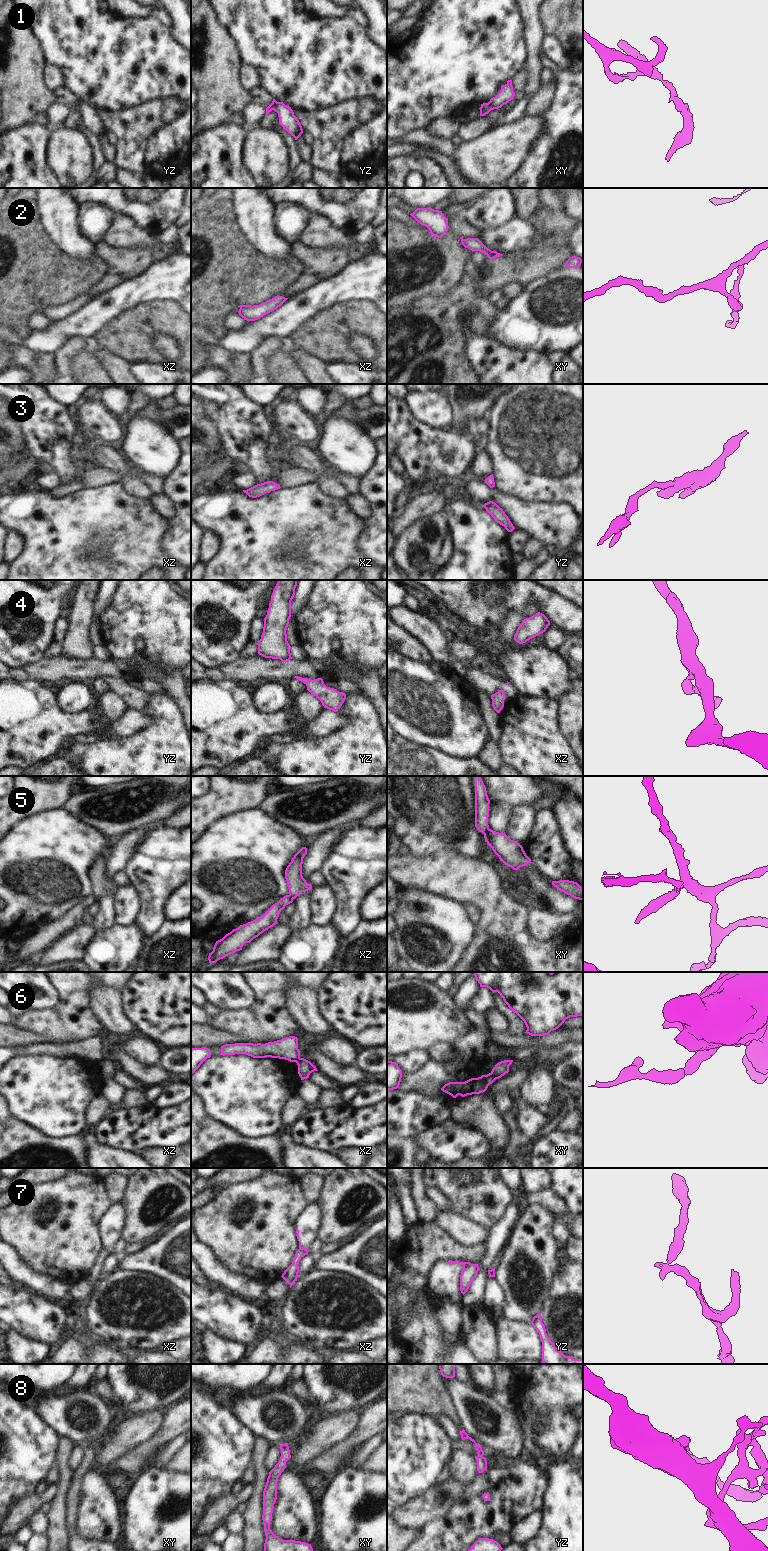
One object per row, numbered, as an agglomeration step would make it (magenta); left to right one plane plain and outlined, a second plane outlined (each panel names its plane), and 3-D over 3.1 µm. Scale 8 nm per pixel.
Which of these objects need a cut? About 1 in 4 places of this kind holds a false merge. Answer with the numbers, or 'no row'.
1, 5, 6, 7

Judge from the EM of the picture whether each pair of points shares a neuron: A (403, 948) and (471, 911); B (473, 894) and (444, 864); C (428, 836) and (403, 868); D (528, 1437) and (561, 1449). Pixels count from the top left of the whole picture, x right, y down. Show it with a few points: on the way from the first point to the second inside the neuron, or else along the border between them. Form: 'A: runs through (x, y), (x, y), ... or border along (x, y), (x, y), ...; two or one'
A: border along (462, 905), (466, 916), (474, 926); two
B: runs through (466, 887), (450, 871); one
C: border along (436, 851), (423, 856), (413, 856), (409, 853); two
D: border along (530, 1416), (533, 1441), (535, 1443); two

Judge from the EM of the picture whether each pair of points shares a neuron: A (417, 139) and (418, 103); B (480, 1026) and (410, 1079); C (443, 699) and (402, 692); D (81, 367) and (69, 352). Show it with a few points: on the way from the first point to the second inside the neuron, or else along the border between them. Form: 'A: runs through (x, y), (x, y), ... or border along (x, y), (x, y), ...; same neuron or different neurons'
A: border along (426, 127), (412, 129), (400, 137); different neurons
B: runs through (471, 1047), (449, 1072), (431, 1077); same neuron
C: runs through (433, 699), (418, 699), (412, 695); same neuron
D: border along (88, 341), (72, 358), (70, 373); different neurons

